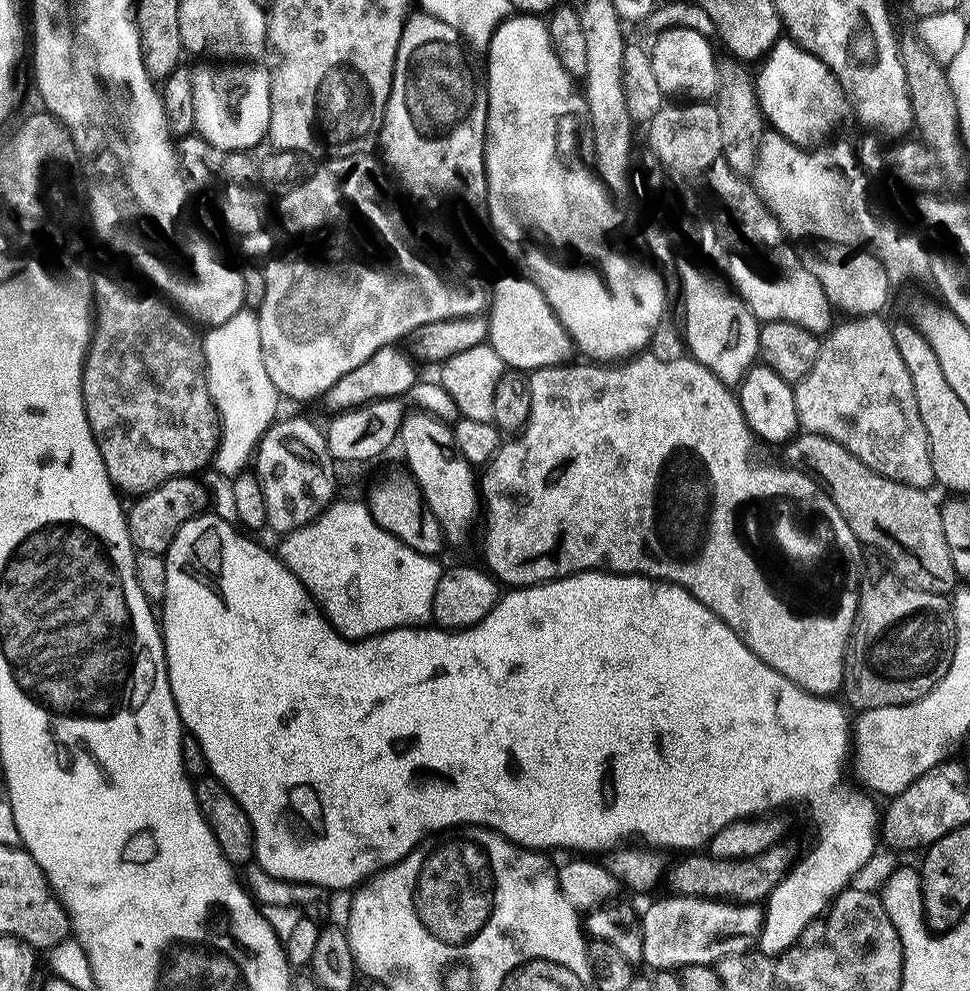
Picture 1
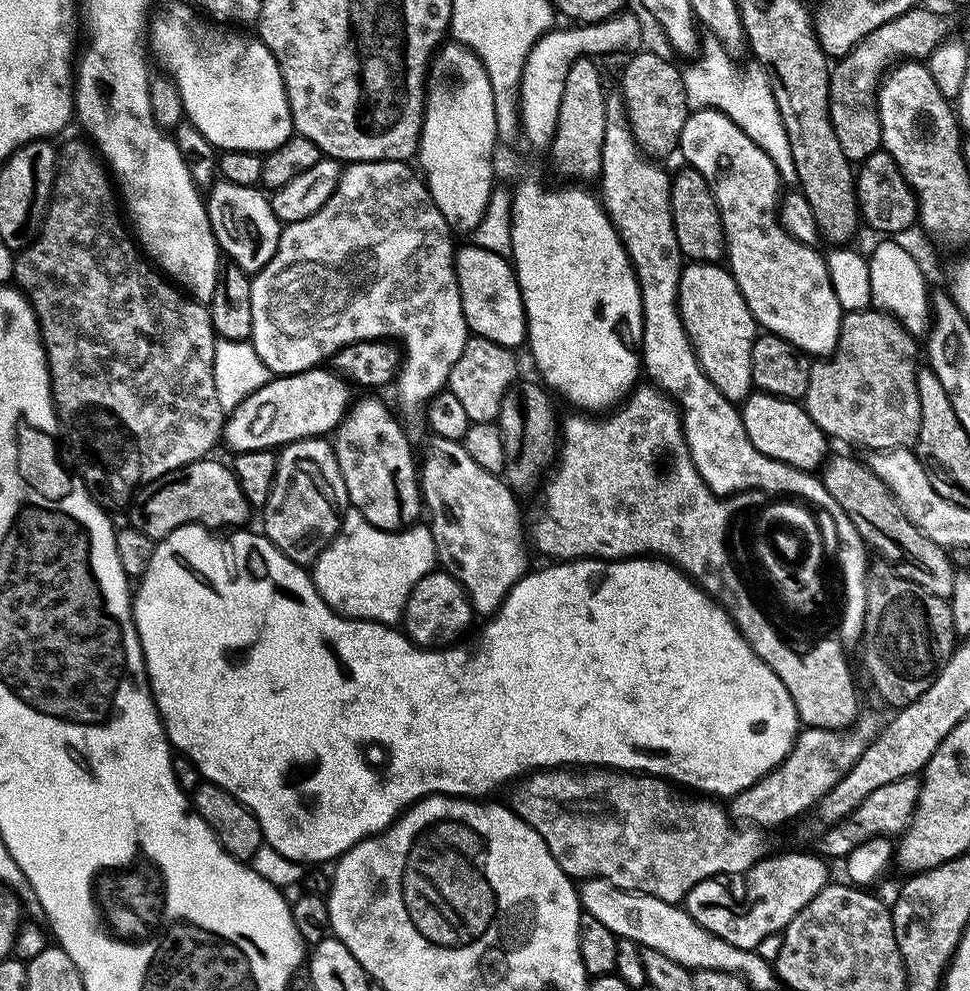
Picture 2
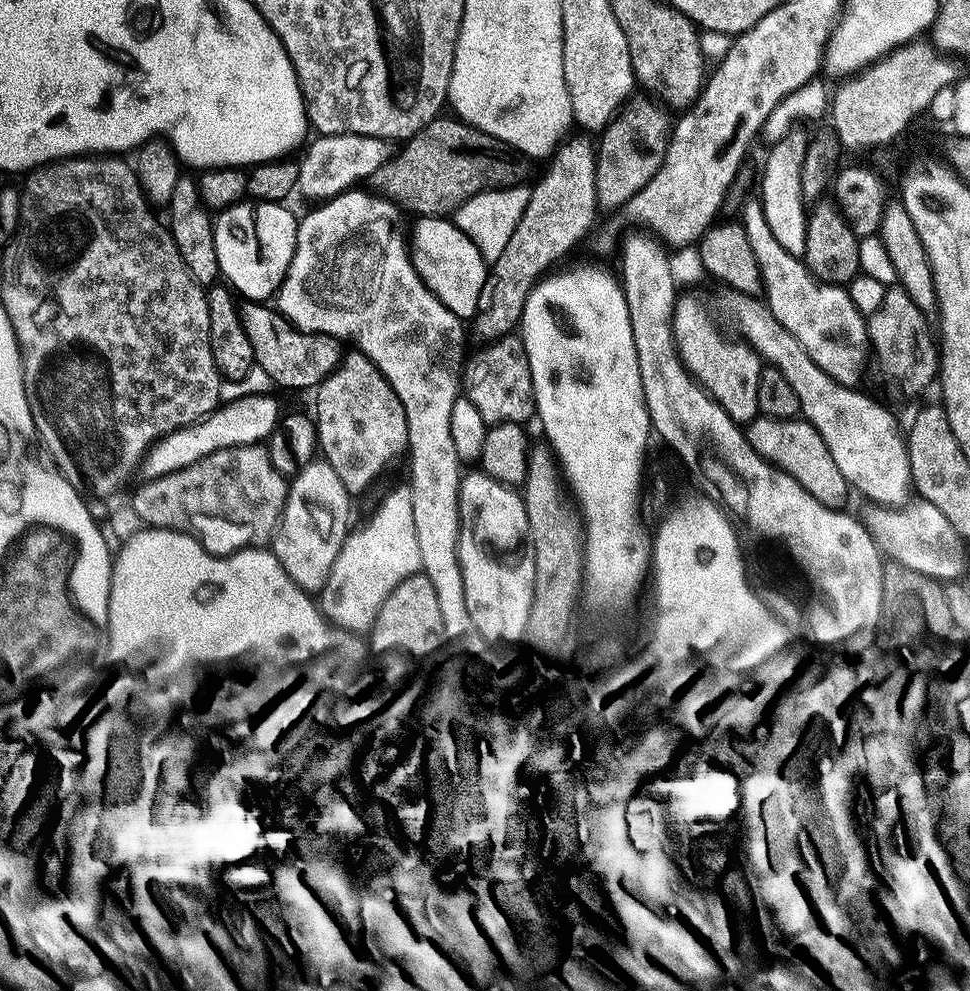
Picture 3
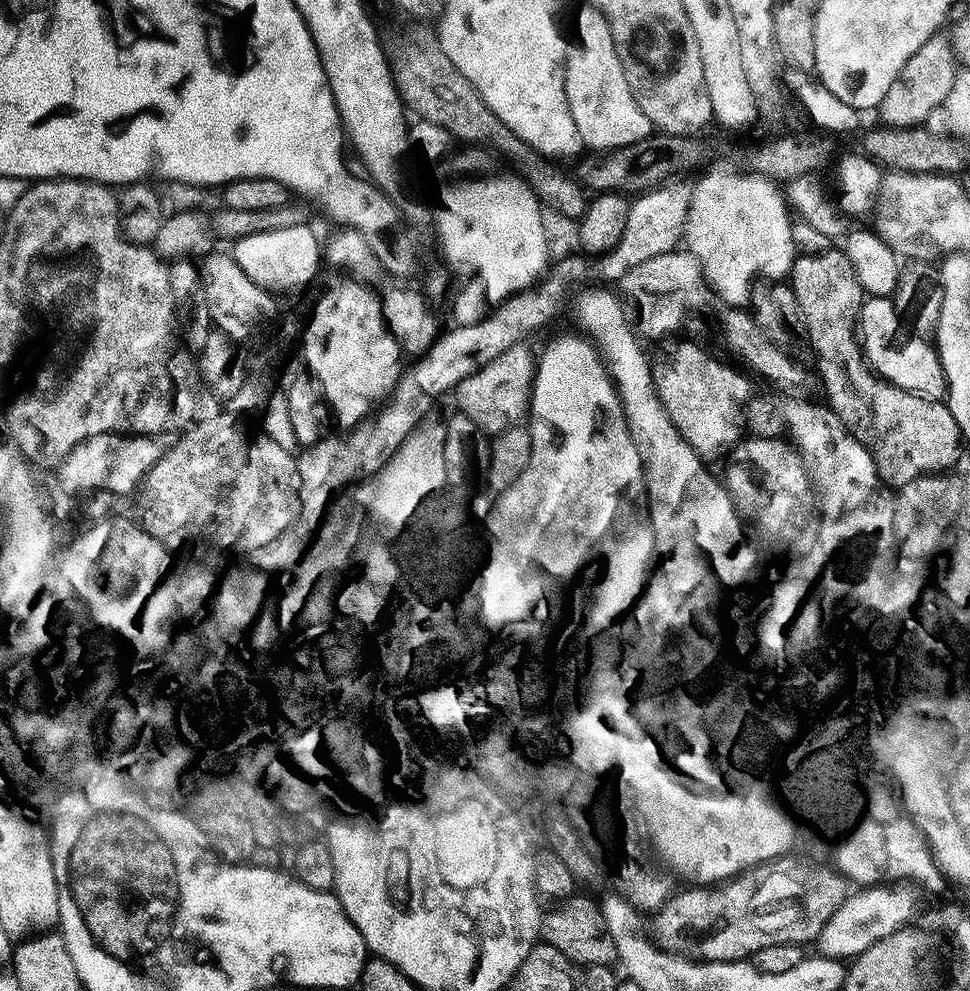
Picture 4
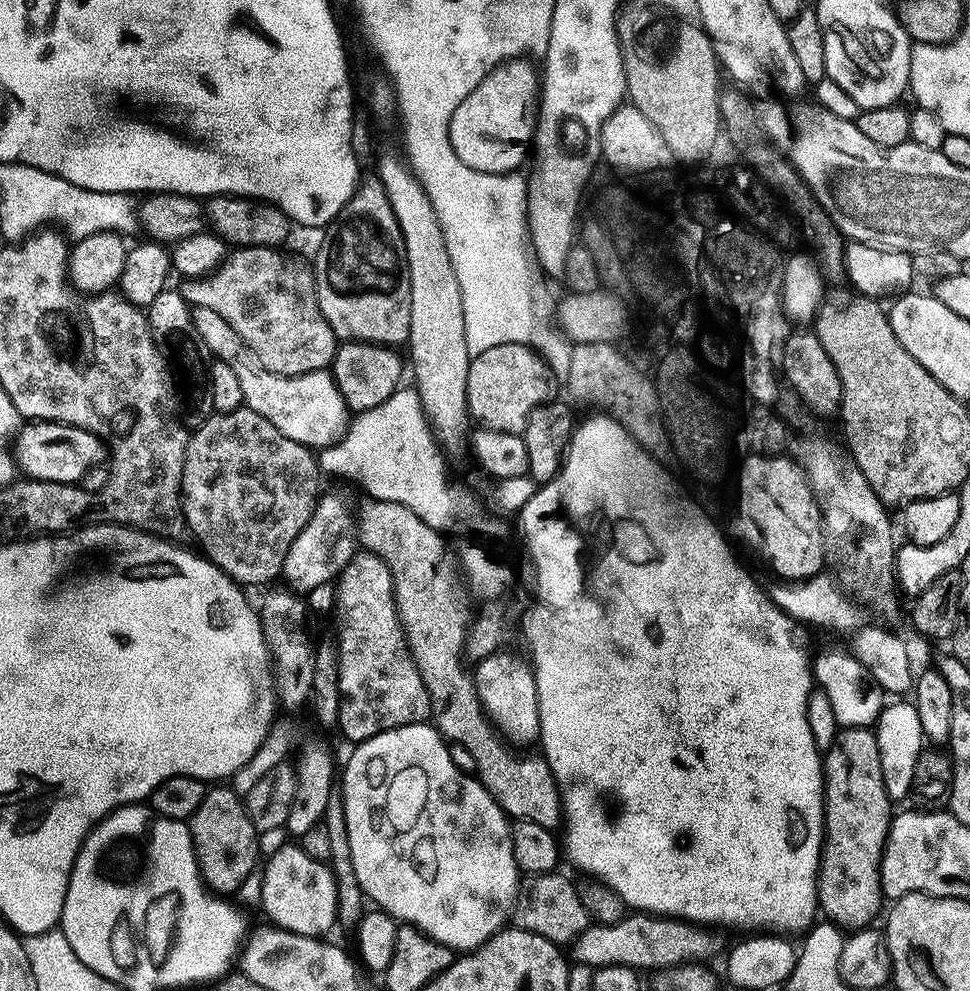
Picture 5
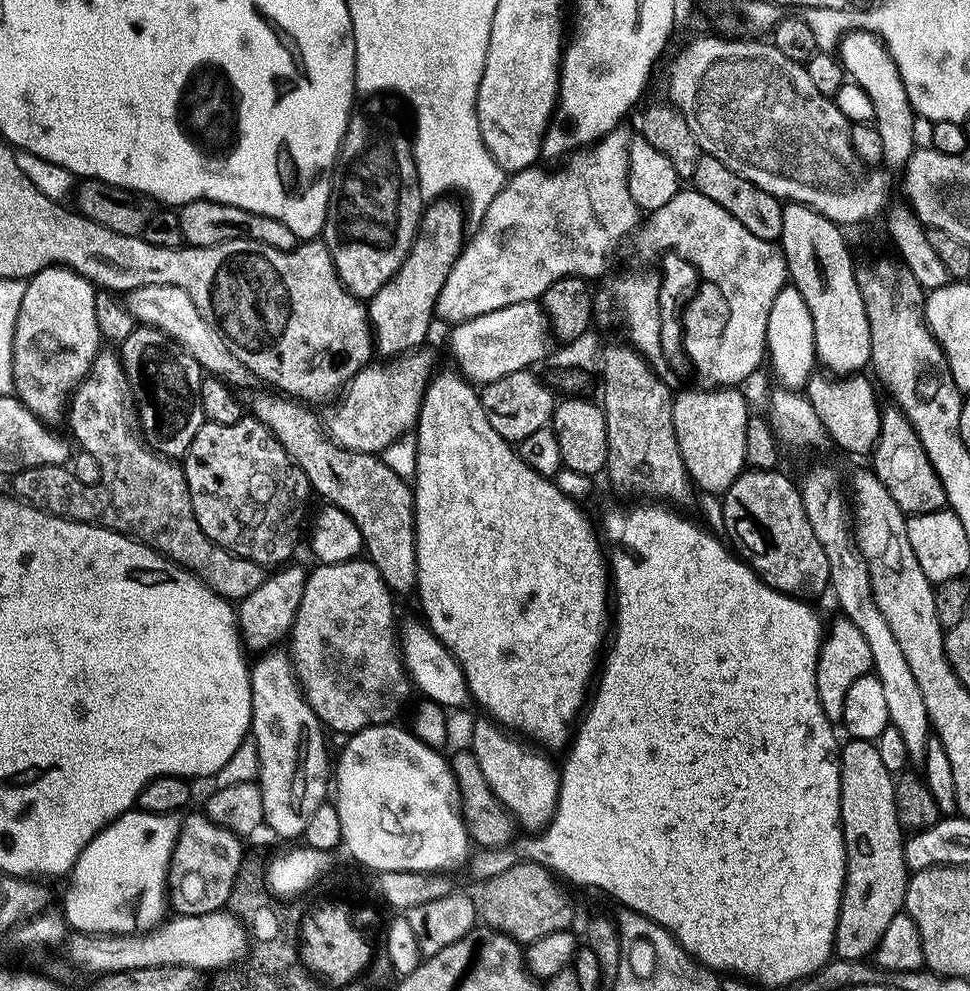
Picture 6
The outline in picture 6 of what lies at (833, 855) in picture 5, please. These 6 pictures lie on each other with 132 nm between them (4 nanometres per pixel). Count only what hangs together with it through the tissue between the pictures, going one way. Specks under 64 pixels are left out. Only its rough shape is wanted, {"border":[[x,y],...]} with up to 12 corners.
{"border":[[840,753],[848,877],[835,955],[867,961],[908,903],[897,777]]}

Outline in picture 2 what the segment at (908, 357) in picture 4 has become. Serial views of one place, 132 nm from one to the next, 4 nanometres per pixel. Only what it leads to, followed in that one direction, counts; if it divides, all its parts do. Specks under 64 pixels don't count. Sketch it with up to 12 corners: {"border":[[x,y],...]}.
{"border":[[693,111],[757,325],[831,356],[846,313],[827,259],[780,223],[781,168],[725,113]]}

